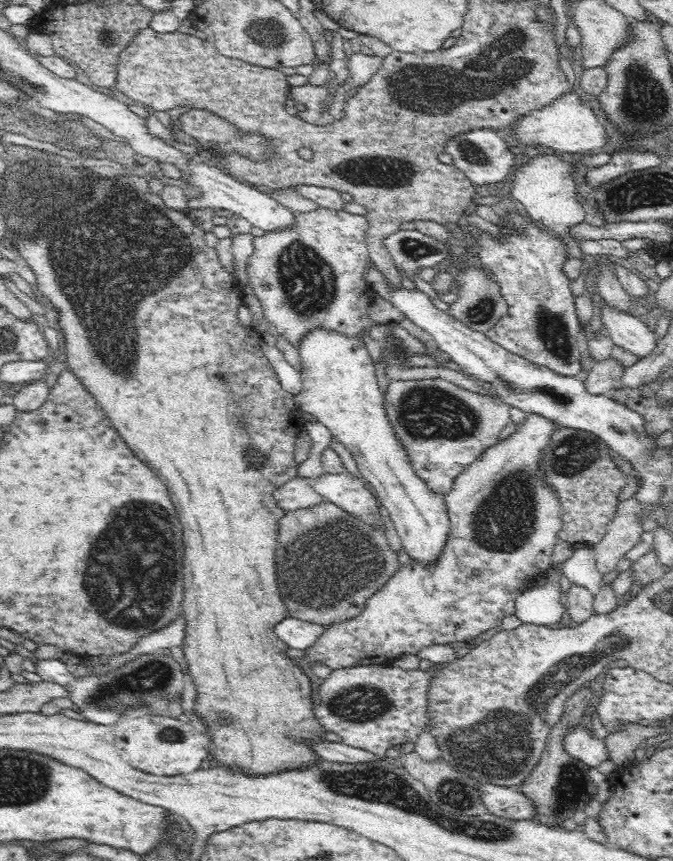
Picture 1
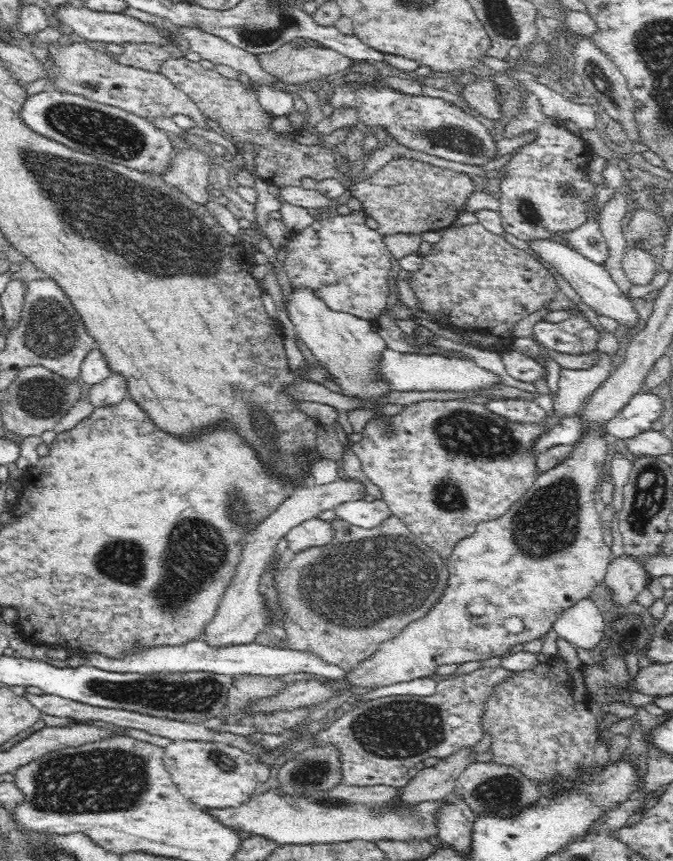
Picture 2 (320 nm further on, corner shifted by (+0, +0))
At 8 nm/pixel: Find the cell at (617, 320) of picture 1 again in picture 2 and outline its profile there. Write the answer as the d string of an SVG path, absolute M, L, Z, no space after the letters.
M532 240L529 245L538 256L548 262L548 265L556 268L566 282L576 290L580 300L590 306L598 315L610 316L612 320L616 320L624 328L632 328L638 324L640 316L632 304L632 298L620 288L615 277L608 274L601 263L592 262L584 258L578 251L551 240Z

